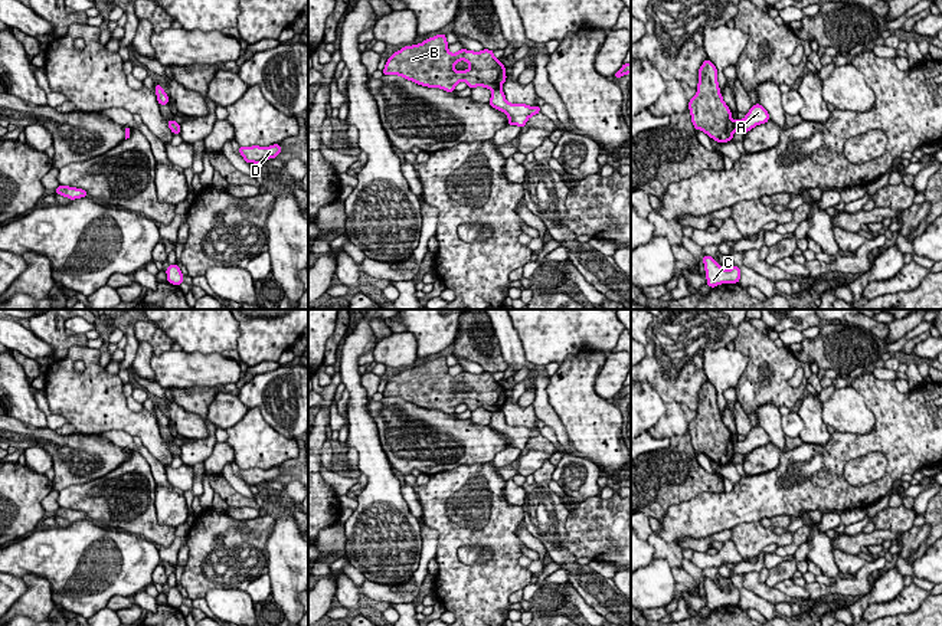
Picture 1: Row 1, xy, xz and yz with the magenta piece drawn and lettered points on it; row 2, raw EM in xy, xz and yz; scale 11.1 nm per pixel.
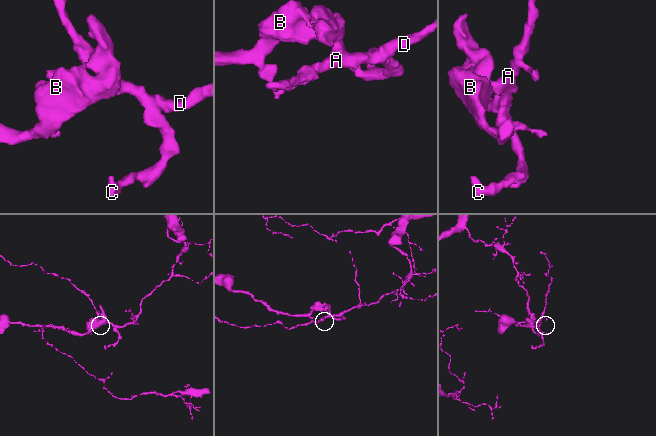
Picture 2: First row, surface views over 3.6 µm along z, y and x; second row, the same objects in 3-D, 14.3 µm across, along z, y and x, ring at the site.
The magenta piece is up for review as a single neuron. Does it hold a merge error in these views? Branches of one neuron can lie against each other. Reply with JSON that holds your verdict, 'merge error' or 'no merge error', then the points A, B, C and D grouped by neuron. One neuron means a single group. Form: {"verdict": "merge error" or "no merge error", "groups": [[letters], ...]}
{"verdict": "merge error", "groups": [["A", "C", "D"], ["B"]]}

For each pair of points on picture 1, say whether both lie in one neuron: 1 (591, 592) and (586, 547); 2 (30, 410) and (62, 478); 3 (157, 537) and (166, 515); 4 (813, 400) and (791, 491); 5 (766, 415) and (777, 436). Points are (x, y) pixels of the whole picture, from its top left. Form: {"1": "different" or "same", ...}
{"1": "different", "2": "different", "3": "different", "4": "different", "5": "same"}

